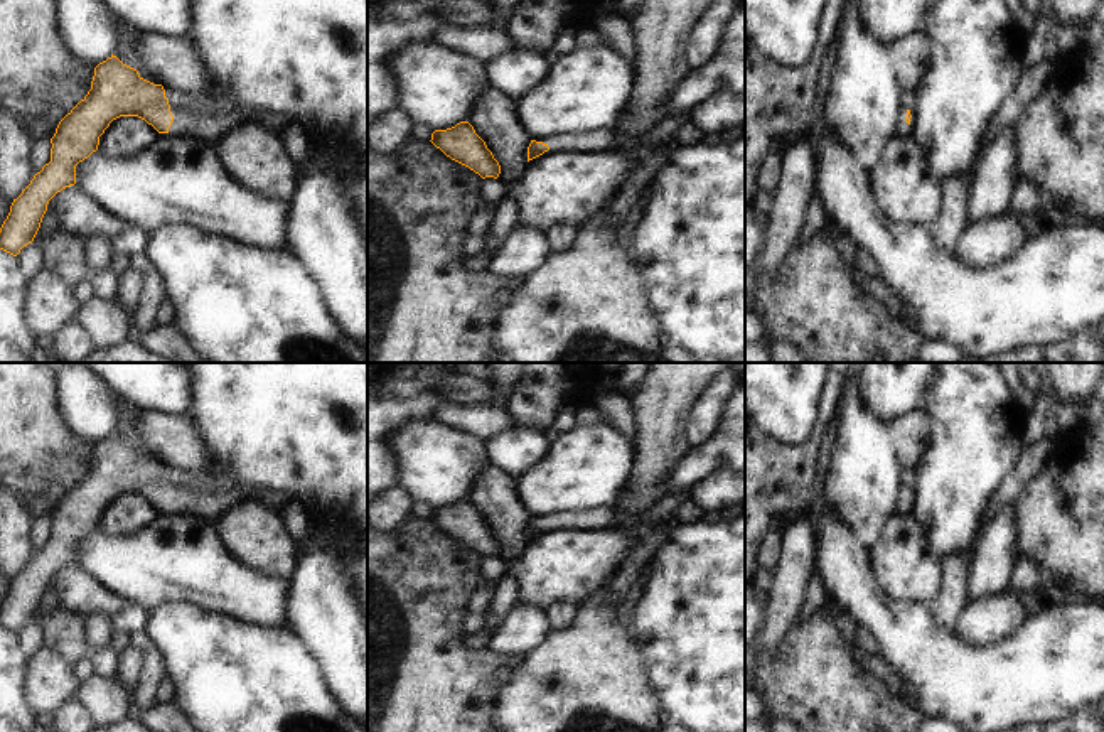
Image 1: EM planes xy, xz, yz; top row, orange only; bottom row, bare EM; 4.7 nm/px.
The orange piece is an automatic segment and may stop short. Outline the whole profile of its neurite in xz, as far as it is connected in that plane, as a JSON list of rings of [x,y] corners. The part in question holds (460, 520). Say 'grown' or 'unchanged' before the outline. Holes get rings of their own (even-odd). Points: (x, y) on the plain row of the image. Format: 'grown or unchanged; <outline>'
unchanged; [[[460,499],[447,508],[435,508],[430,519],[447,535],[469,545],[482,557],[497,557],[501,552],[499,540],[469,499]]]

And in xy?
grown; [[[111,432],[99,440],[94,445],[91,467],[59,499],[51,516],[51,540],[13,577],[0,606],[0,627],[17,634],[34,619],[49,579],[76,562],[76,543],[98,528],[99,514],[120,494],[138,494],[158,511],[189,514],[211,523],[243,501],[265,501],[266,508],[290,503],[283,492],[243,486],[226,476],[182,472],[179,487],[175,498],[163,464],[143,457],[116,433]]]

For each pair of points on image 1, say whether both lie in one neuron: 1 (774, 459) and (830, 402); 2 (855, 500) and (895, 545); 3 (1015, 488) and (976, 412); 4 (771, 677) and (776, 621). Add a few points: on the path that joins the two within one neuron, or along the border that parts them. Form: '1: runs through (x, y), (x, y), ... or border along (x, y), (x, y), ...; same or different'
1: runs through (794, 459), (819, 437), (825, 422); same
2: border along (897, 513), (868, 550); different
3: border along (1025, 446), (1015, 468), (985, 506); different
4: border along (798, 619), (774, 645), (762, 648); different

